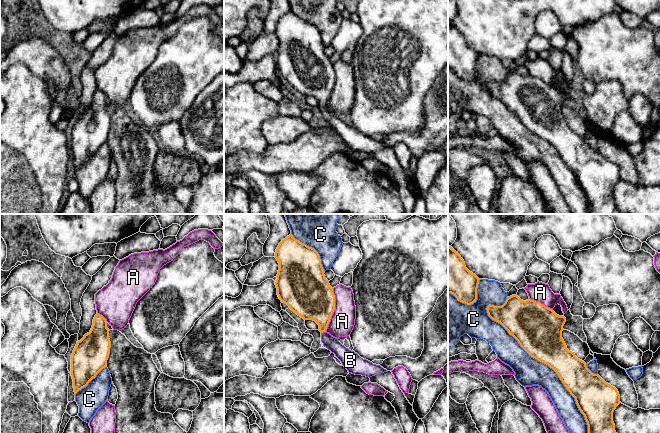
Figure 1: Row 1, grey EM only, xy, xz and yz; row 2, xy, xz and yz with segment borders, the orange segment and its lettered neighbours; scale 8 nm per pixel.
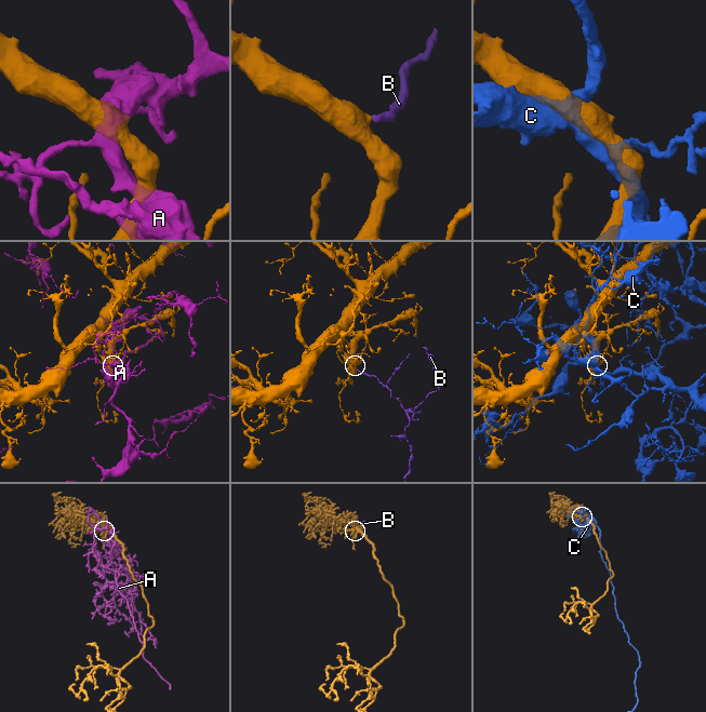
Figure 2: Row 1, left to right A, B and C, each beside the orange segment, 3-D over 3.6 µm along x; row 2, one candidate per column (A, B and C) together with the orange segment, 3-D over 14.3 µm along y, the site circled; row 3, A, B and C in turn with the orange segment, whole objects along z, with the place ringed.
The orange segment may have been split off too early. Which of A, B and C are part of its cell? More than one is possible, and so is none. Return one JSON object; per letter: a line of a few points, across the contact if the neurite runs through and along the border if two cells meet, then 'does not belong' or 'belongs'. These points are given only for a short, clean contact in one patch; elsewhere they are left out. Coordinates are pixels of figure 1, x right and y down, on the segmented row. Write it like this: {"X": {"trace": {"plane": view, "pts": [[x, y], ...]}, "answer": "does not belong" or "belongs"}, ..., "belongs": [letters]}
{"A": {"answer": "does not belong"}, "B": {"trace": {"plane": "xz", "pts": [[315, 301], [321, 312], [323, 331], [325, 337], [331, 343]]}, "answer": "belongs"}, "C": {"answer": "does not belong"}, "belongs": ["B"]}

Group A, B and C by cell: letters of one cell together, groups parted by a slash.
A / B / C

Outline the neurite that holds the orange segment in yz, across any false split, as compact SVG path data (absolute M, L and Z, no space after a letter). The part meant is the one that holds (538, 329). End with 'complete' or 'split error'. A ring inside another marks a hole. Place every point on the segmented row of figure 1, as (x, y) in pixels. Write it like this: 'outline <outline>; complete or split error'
outline M517 295L507 297L502 306L489 304L486 310L488 316L500 323L531 357L548 365L556 372L584 415L588 433L616 433L613 412L621 403L619 392L598 374L592 373L584 361L567 349L562 338L563 326L566 322L564 316L557 315L540 302L531 299L523 301Z; complete

